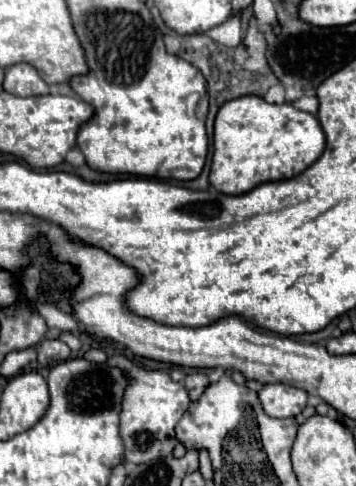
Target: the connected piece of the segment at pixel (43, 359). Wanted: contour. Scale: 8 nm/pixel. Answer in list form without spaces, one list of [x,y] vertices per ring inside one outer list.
[[[43,340],[43,342],[37,344],[35,352],[37,352],[39,364],[41,364],[41,366],[49,366],[51,360],[57,360],[57,358],[61,358],[61,362],[67,360],[71,350],[69,350],[69,346],[67,346],[65,342],[61,342],[61,340]]]

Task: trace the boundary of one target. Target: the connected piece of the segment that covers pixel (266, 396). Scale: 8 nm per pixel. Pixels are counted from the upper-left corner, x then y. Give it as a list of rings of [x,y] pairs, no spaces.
[[[265,384],[259,390],[259,402],[269,416],[291,418],[305,408],[307,392],[287,384]]]

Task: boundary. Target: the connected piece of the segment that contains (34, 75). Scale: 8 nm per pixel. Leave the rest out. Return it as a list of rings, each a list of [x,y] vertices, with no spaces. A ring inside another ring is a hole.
[[[15,64],[5,70],[3,90],[15,96],[39,96],[49,94],[49,86],[31,64]]]

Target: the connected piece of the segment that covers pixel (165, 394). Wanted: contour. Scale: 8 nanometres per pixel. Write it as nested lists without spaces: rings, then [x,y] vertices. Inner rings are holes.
[[[113,356],[107,360],[107,364],[123,368],[129,378],[121,410],[121,438],[125,442],[125,462],[143,464],[159,456],[169,456],[177,444],[175,426],[189,408],[189,396],[185,386],[173,382],[167,372],[143,370],[123,356]]]

